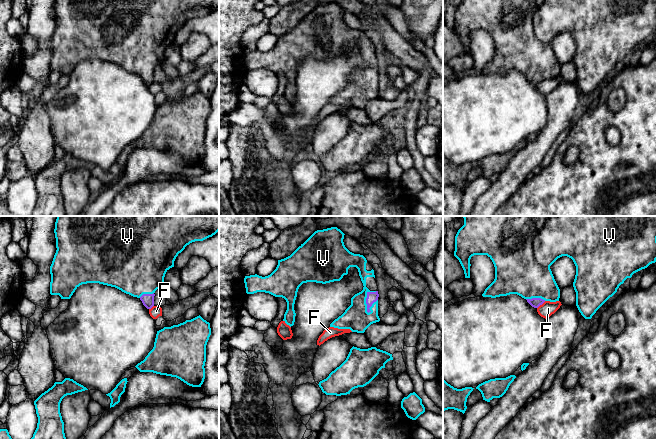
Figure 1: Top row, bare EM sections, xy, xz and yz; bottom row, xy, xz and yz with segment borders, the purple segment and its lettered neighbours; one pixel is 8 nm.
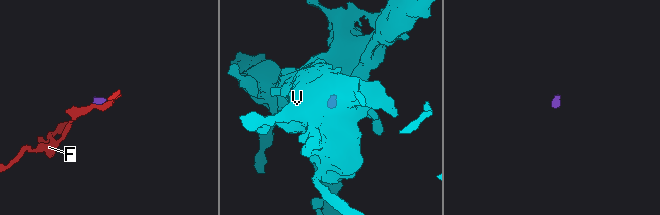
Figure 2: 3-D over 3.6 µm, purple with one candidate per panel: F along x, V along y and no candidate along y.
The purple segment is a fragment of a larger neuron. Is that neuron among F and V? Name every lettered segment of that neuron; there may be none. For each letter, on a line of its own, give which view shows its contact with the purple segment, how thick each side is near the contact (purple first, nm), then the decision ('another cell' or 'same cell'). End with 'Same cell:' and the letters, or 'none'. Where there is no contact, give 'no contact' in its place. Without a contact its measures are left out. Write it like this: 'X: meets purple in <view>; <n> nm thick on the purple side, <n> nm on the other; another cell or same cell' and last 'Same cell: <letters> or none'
F: meets purple in yz; 80 nm thick on the purple side, 120 nm on the other; another cell
V: meets purple in xz; 90 nm thick on the purple side, 200 nm on the other; same cell
Same cell: V

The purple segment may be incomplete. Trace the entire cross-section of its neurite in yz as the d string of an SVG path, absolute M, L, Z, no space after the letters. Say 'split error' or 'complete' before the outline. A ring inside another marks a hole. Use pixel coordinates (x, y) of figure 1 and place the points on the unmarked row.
split error | M464 0L455 12L454 32L459 36L465 50L465 54L470 54L470 35L474 31L487 31L495 43L495 55L485 65L483 73L496 74L517 70L526 75L534 84L538 84L545 77L556 78L560 74L560 65L554 55L550 42L560 33L567 32L571 34L576 42L576 51L573 63L576 68L576 82L585 95L591 95L596 87L616 68L617 65L627 54L642 45L647 44L650 40L656 38L656 0Z

